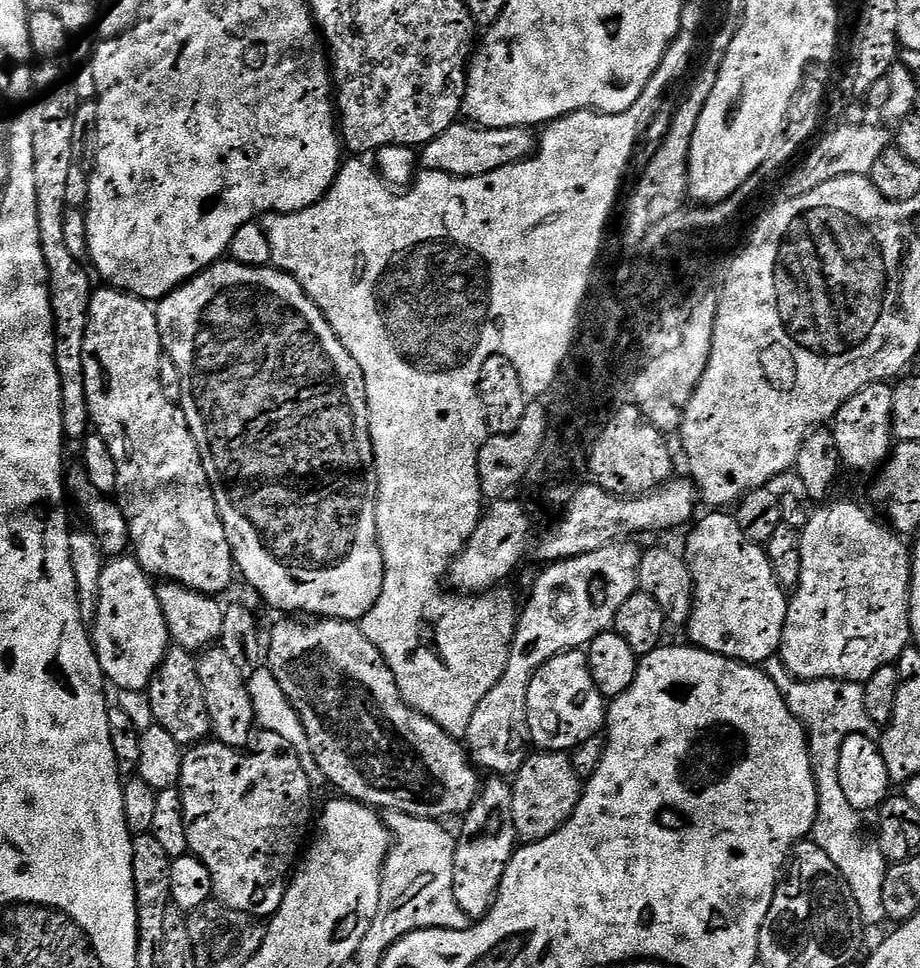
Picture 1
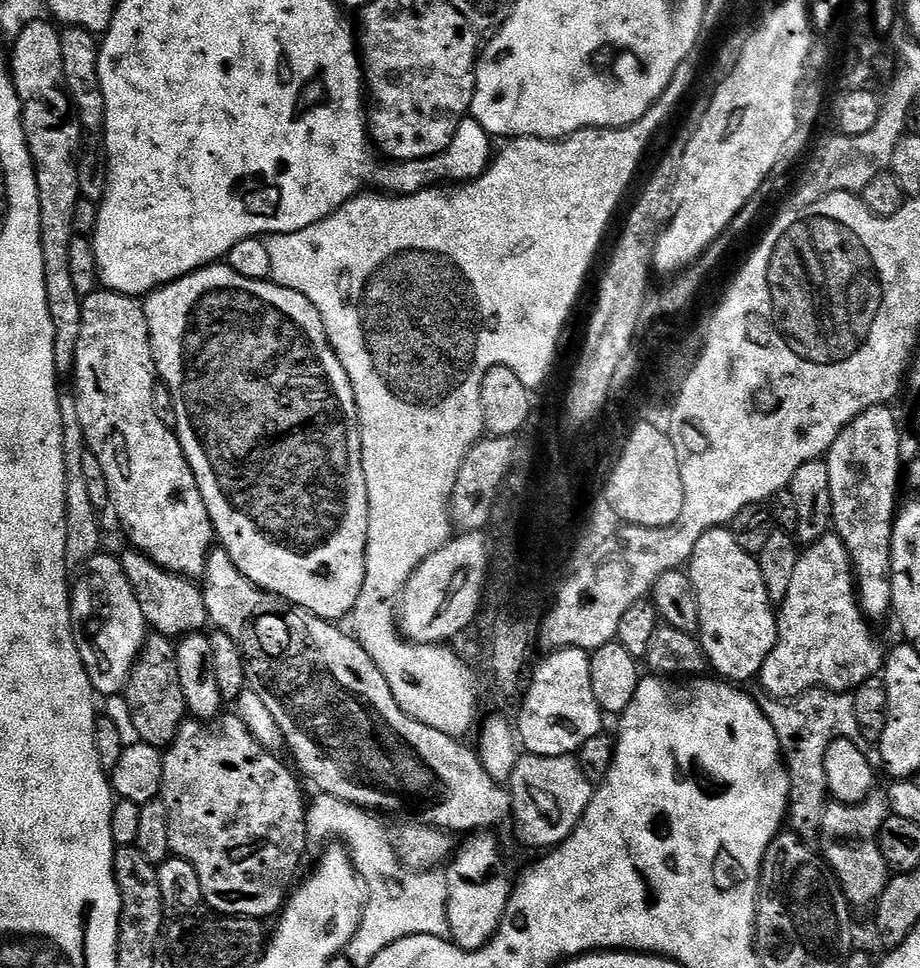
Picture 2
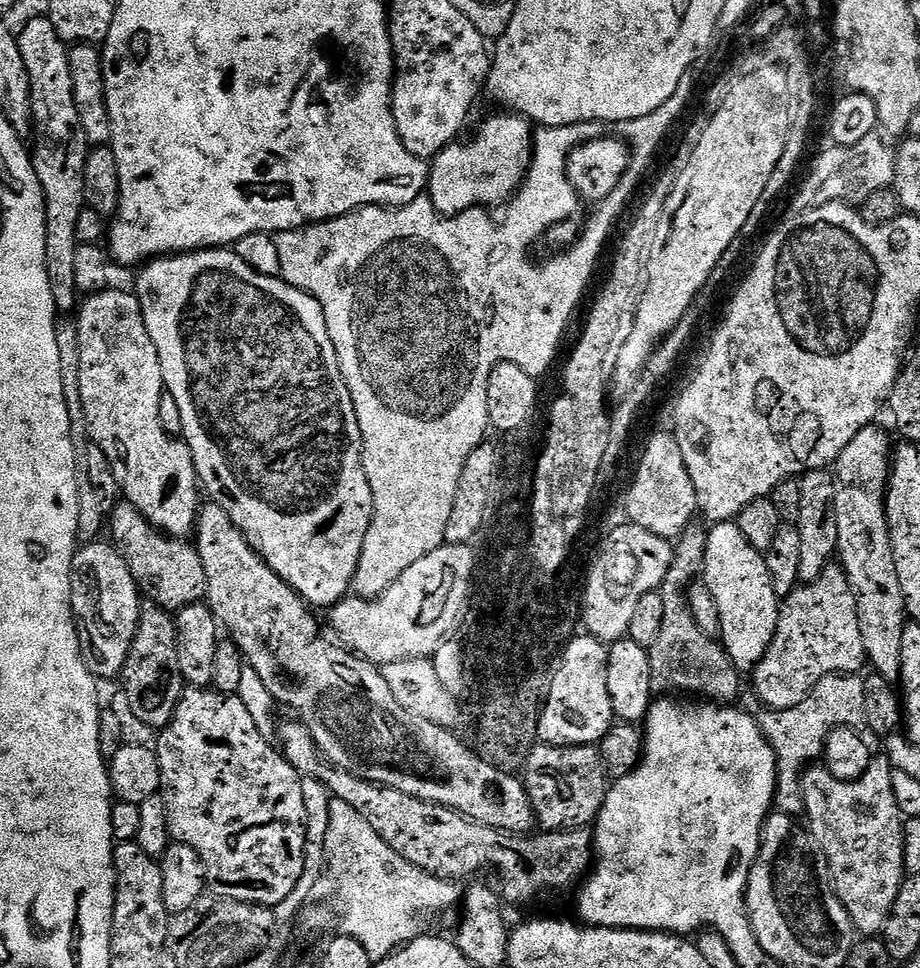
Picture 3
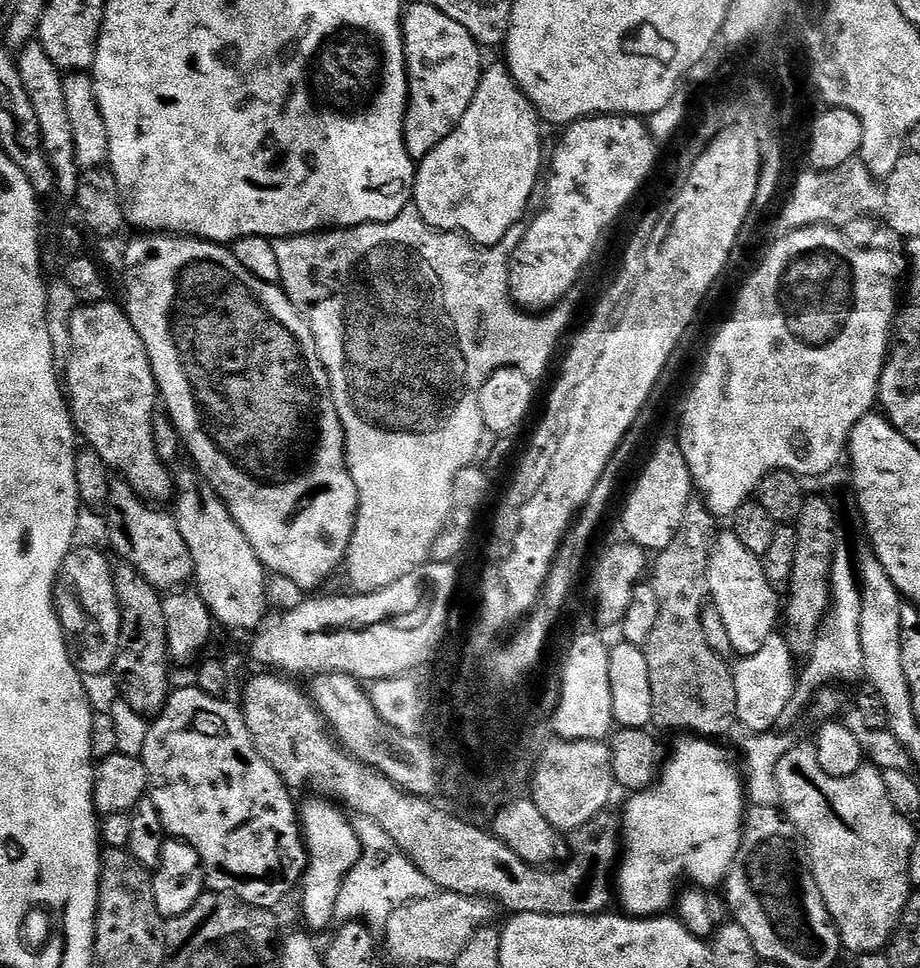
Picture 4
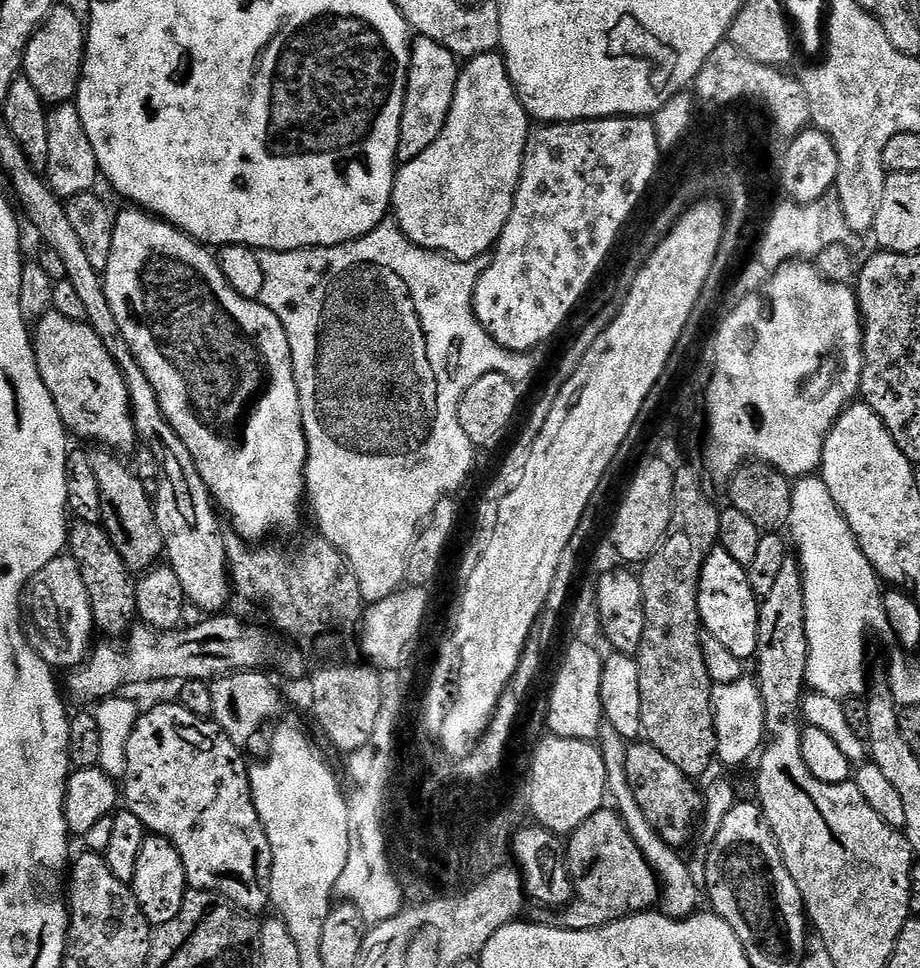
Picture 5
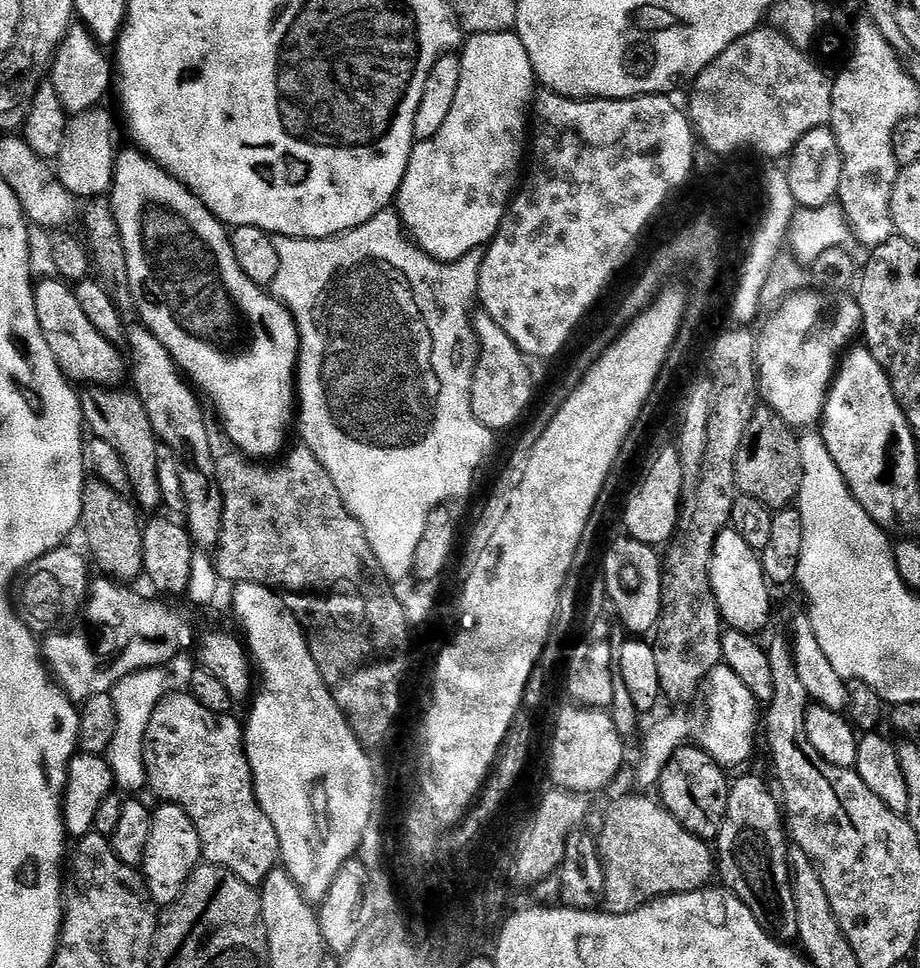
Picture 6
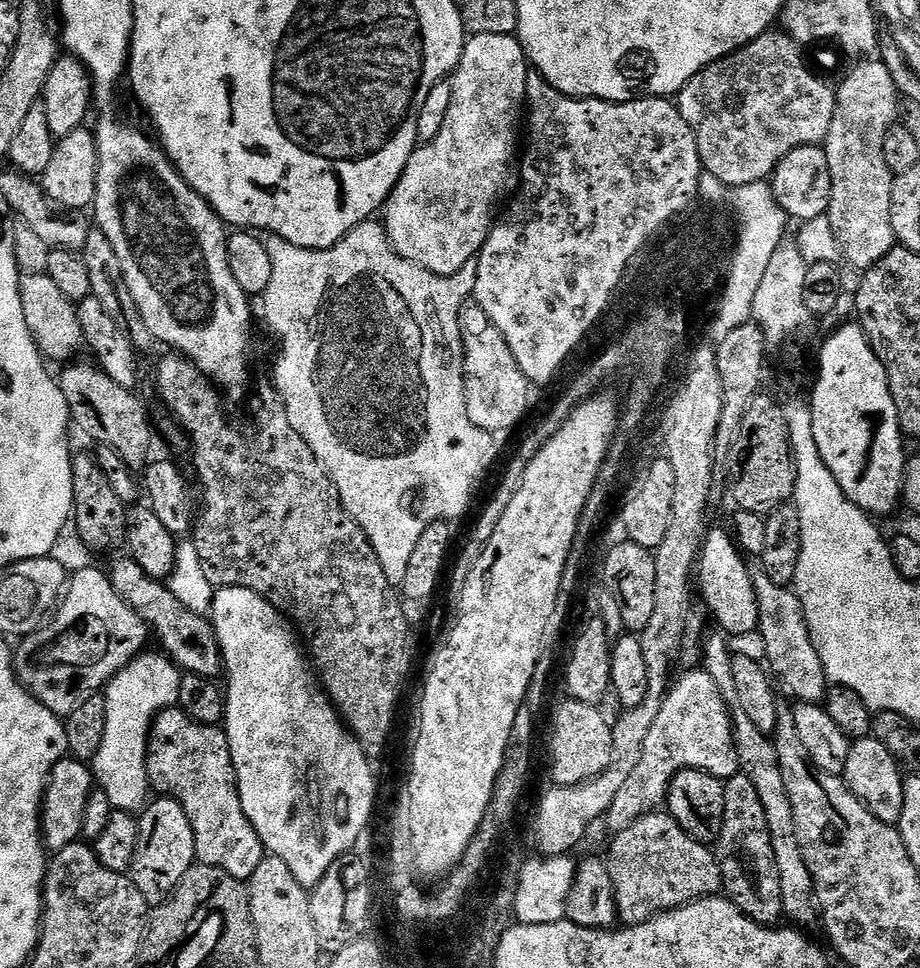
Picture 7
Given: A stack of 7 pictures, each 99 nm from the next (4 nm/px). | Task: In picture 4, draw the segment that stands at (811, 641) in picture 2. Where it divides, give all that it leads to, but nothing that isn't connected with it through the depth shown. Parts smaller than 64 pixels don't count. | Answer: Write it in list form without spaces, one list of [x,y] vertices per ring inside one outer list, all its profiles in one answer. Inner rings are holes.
[[[773,634],[766,638],[766,646],[758,654],[737,659],[734,664],[736,677],[736,714],[752,733],[766,732],[777,727],[782,710],[796,694],[798,683],[798,664],[794,659],[792,647],[783,635]]]

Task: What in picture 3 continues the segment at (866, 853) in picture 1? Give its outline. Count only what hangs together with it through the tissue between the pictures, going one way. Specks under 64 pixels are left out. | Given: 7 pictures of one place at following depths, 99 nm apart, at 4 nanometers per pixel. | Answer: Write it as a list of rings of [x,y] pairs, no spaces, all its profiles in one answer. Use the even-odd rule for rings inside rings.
[[[841,674],[820,679],[798,706],[785,711],[769,711],[759,717],[761,732],[776,758],[776,794],[773,800],[776,812],[791,818],[803,813],[800,781],[809,762],[817,761],[814,759],[823,755],[826,740],[833,730],[853,729],[863,723],[864,702],[864,680],[856,674]]]

